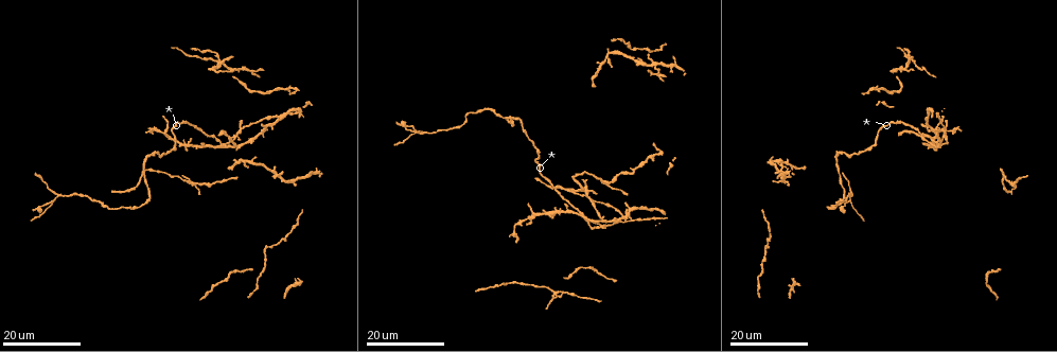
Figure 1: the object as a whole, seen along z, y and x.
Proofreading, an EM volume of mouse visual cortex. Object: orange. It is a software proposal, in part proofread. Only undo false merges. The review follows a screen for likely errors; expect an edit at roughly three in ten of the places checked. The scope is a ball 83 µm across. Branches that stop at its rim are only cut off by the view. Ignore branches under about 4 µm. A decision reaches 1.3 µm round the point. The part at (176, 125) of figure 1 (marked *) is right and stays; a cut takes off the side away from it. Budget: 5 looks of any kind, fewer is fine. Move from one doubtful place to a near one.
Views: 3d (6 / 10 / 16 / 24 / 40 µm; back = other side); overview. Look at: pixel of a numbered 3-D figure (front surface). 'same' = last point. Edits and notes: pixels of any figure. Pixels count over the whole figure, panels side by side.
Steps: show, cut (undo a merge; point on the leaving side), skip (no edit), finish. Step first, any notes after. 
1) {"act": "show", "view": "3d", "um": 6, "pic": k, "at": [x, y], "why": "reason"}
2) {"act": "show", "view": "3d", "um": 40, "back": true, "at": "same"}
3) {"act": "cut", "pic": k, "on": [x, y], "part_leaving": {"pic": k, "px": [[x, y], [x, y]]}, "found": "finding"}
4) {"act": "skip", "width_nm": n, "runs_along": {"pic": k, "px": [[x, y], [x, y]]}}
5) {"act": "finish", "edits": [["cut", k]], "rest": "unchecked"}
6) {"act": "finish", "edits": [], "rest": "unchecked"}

{"act": "show", "view": "3d", "um": 24, "pic": 1, "at": [237, 133], "why": "four-way junction"}

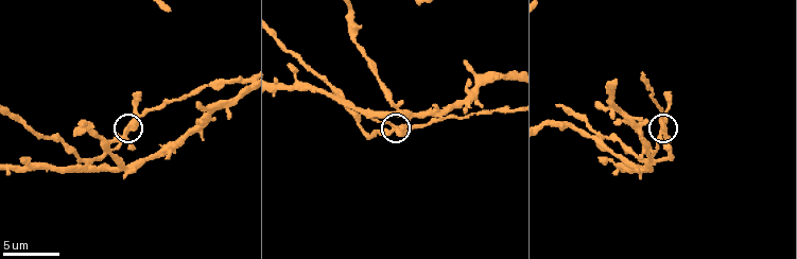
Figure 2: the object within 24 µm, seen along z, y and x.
{"act": "show", "view": "3d", "um": 6, "pic": 2, "at": [125, 132]}

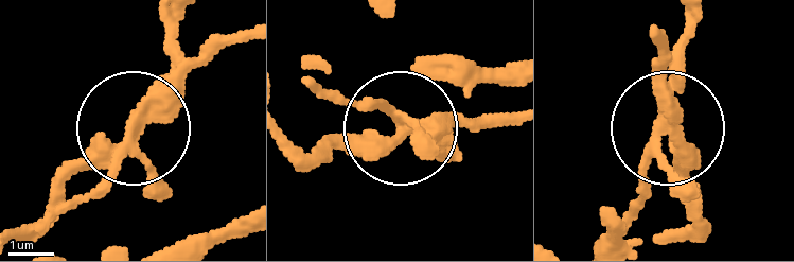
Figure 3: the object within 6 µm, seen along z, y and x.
{"act": "cut", "pic": 3, "on": [155, 167], "part_leaving": {"pic": 3, "px": [[146, 100], [123, 153], [36, 229]]}, "found": "a second neuron is stuck on"}

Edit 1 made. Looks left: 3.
{"act": "show", "view": "overview", "why": "redraw"}

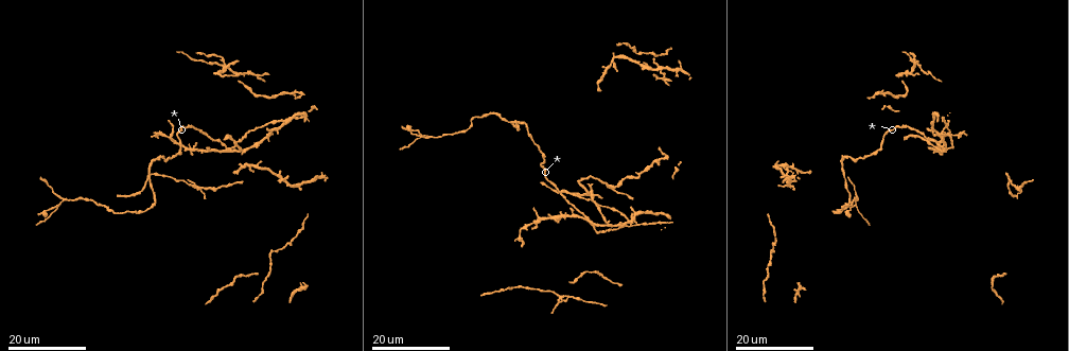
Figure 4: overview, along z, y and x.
{"act": "show", "view": "3d", "um": 24, "pic": 4, "at": [230, 146], "why": "side arm on a straight run"}

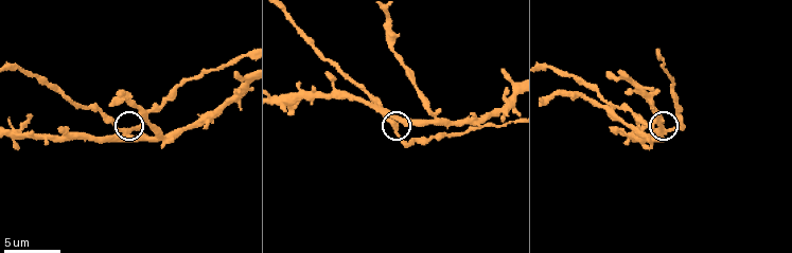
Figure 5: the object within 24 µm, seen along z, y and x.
{"act": "show", "view": "3d", "um": 10, "pic": 5, "at": [394, 124]}

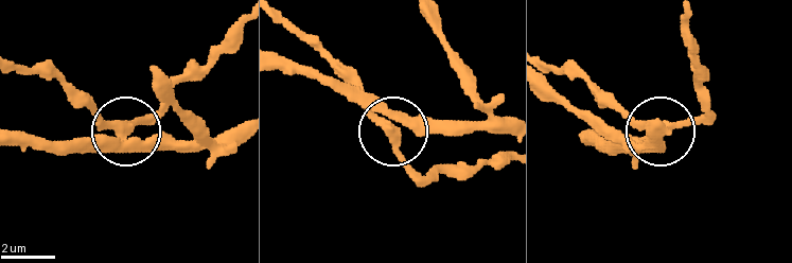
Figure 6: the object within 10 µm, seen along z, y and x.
{"act": "skip", "runs_along": {"pic": 6, "px": [[288, 20], [391, 127], [485, 123]]}, "found": "all the same neuron"}

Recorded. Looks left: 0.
{"act": "finish", "edits": [["cut", 3]], "rest": "unchecked"}

